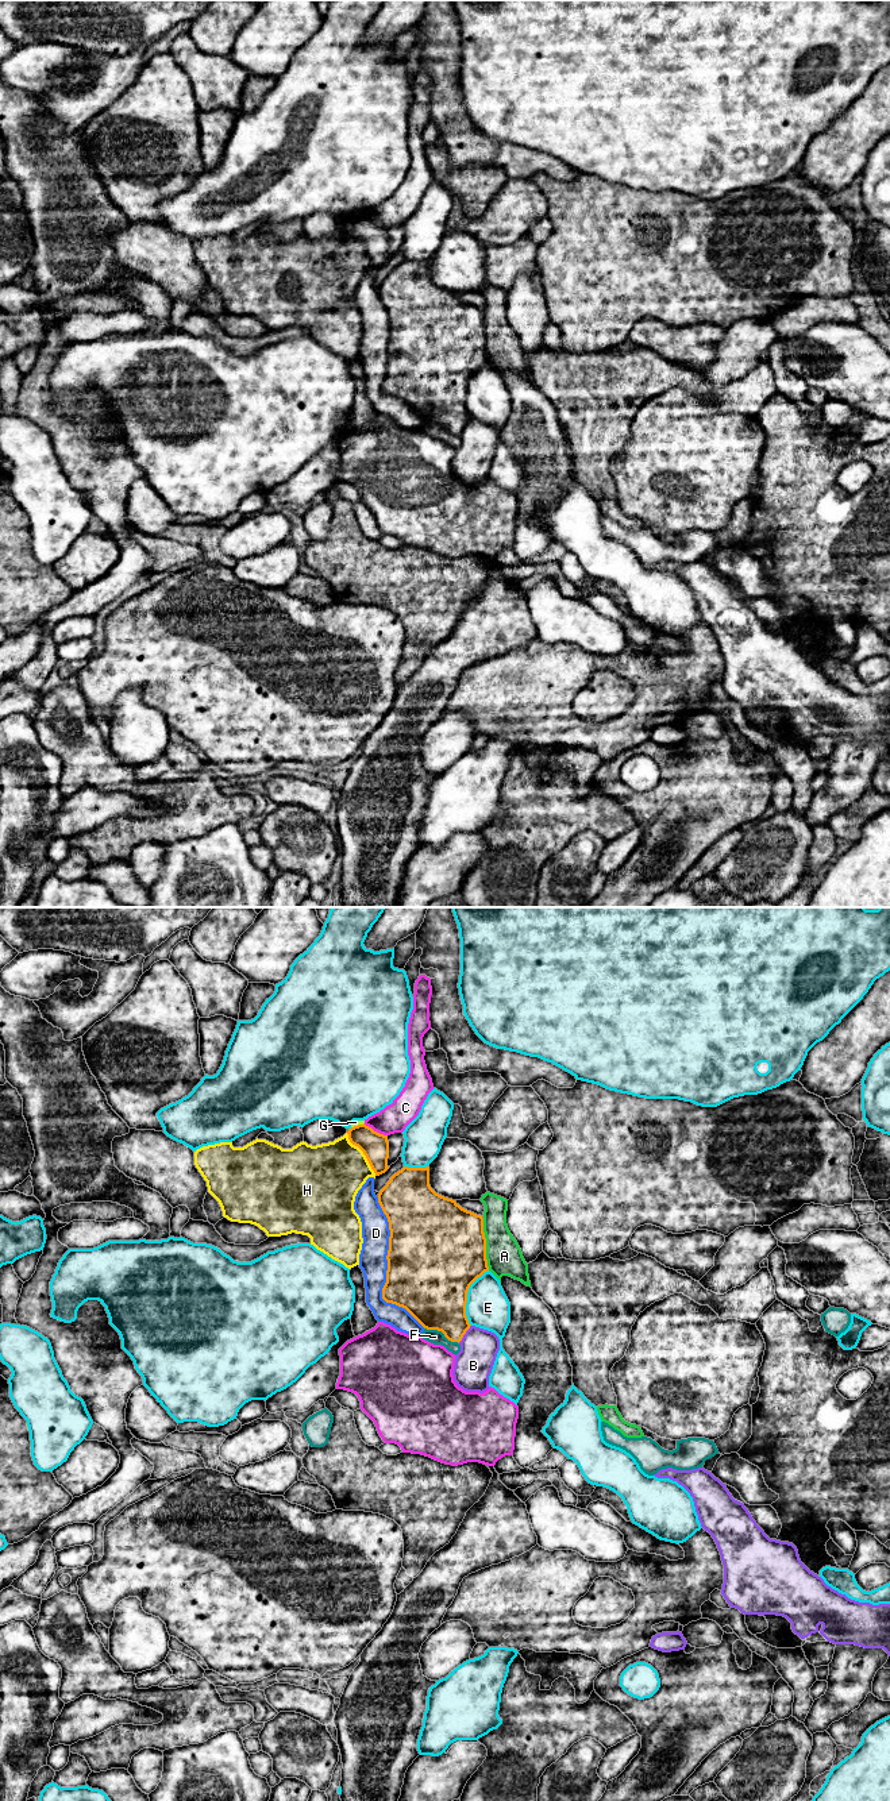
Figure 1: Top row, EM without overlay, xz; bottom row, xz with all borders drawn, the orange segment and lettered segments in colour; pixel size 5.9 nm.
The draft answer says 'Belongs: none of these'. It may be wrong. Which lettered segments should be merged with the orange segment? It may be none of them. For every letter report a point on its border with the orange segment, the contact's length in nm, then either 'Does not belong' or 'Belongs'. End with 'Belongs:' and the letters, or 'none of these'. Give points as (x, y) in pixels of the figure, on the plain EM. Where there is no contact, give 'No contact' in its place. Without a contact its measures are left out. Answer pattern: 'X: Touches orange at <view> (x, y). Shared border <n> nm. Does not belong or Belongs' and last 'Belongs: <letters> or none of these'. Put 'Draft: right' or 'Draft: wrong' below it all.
A: Touches orange at xz (485, 336). Shared border 320 nm. Does not belong
B: Touches orange at xz (465, 425). Shared border 130 nm. Does not belong
C: Touches orange at xz (376, 224). Shared border 160 nm. Does not belong
D: Touches orange at xz (388, 362). Shared border 850 nm. Does not belong
E: Touches orange at xz (466, 389). Shared border 360 nm. Does not belong
F: Touches orange at xz (442, 424). Shared border 220 nm. Does not belong
G: Touches orange at xz (358, 218). Shared border 90 nm. Belongs
H: Touches orange at xz (363, 246). Shared border 320 nm. Does not belong
Belongs: G
Draft: wrong

